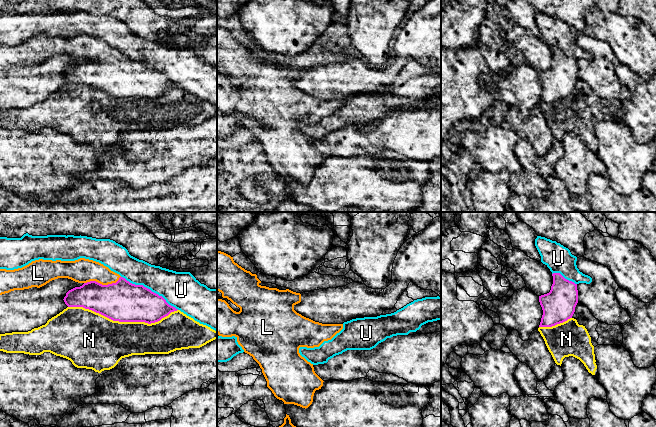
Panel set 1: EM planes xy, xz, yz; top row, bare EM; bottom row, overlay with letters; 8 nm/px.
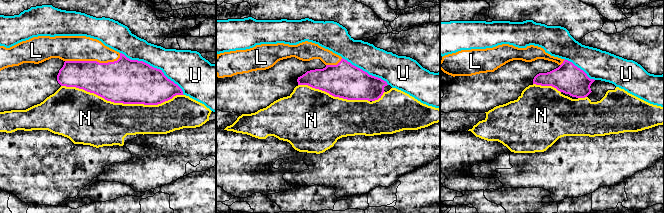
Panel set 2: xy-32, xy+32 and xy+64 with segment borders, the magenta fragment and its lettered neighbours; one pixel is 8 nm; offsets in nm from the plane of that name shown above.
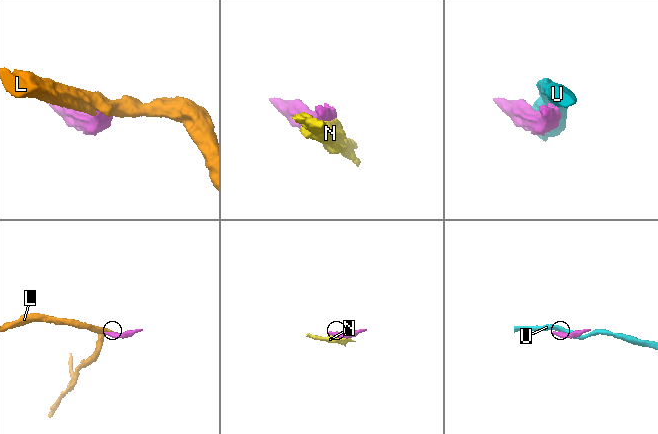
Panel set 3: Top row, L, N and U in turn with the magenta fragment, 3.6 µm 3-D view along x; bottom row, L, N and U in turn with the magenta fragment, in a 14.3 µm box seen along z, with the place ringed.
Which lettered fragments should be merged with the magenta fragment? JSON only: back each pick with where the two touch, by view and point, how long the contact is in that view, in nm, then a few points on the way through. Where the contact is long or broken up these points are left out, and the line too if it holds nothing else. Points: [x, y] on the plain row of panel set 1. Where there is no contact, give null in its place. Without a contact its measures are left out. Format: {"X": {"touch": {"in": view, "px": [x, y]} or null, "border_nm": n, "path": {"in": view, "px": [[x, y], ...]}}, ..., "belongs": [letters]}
{"L": {"touch": {"in": "xy", "px": [101, 60]}, "border_nm": 300}, "belongs": ["L"]}

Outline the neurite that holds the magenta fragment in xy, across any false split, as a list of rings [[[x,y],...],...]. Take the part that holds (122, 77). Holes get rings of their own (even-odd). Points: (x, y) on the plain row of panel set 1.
[[[85,34],[75,37],[39,35],[22,44],[14,46],[0,45],[0,71],[14,66],[24,66],[32,63],[40,64],[58,54],[68,54],[83,60],[66,69],[63,76],[68,83],[83,83],[113,97],[151,100],[178,86],[169,81],[162,72],[143,61],[132,60],[103,40]]]

